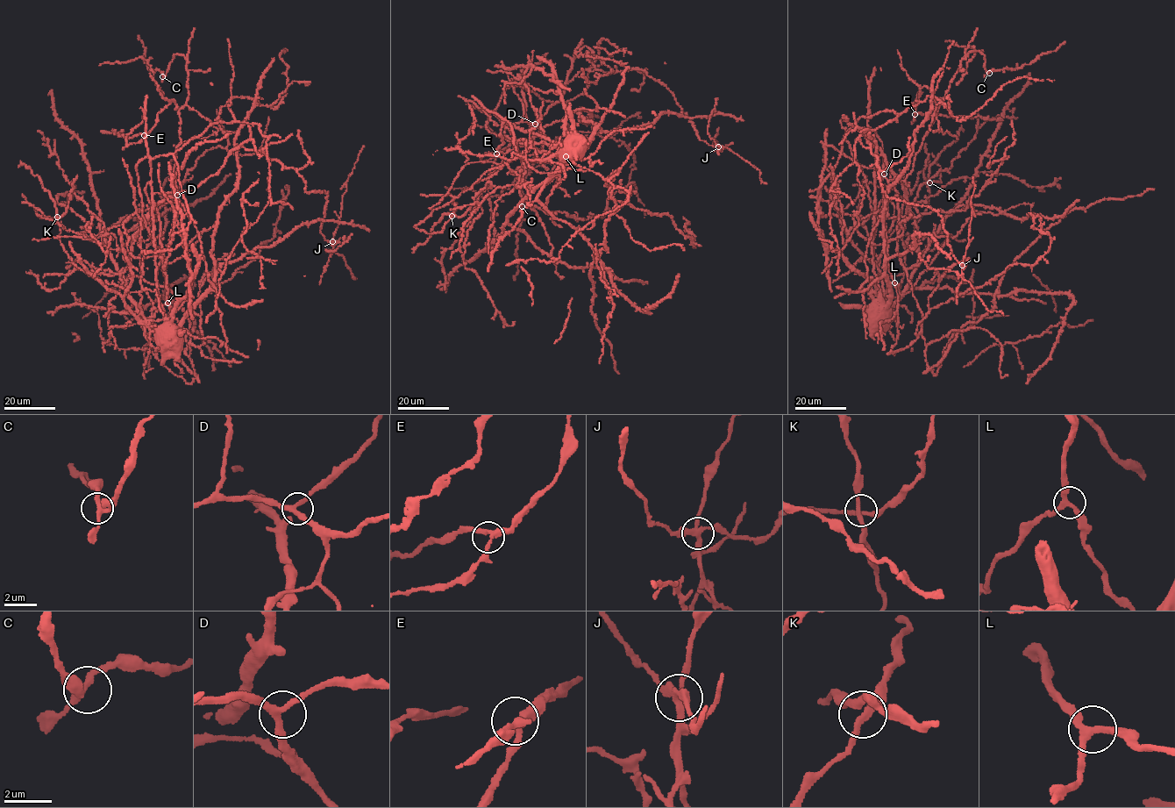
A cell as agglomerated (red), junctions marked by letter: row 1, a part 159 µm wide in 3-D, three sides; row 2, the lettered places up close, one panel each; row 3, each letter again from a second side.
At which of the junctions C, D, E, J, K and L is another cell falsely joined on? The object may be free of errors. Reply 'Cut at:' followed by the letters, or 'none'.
Cut at: J

